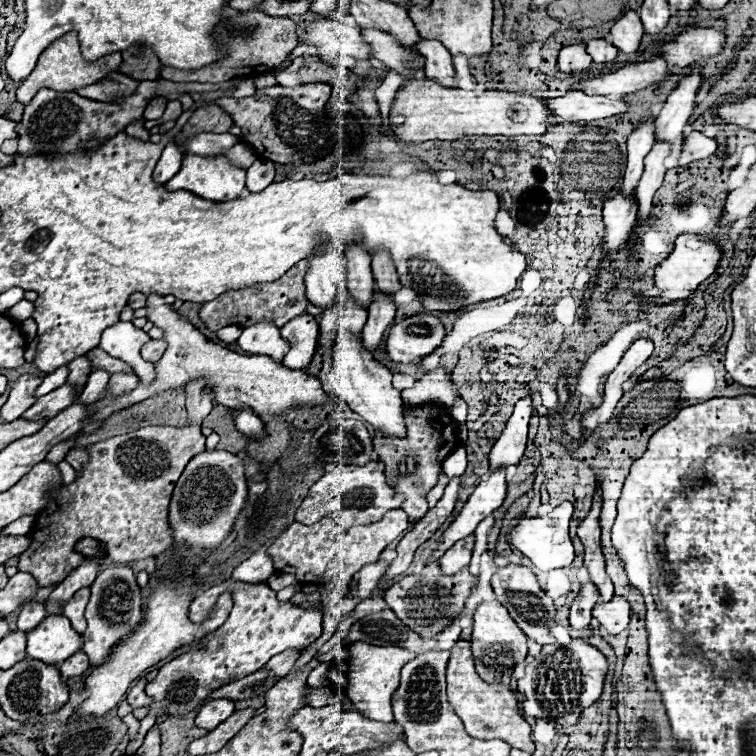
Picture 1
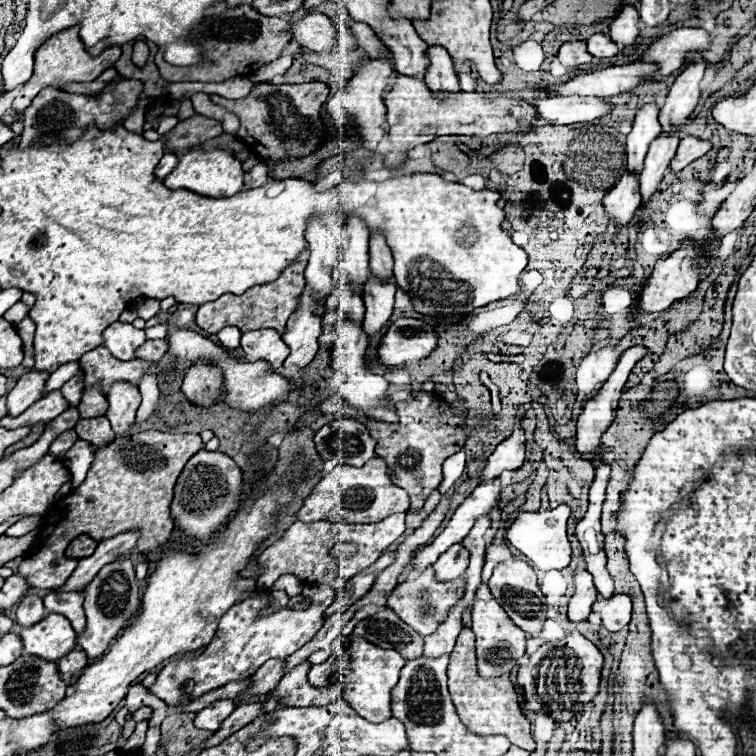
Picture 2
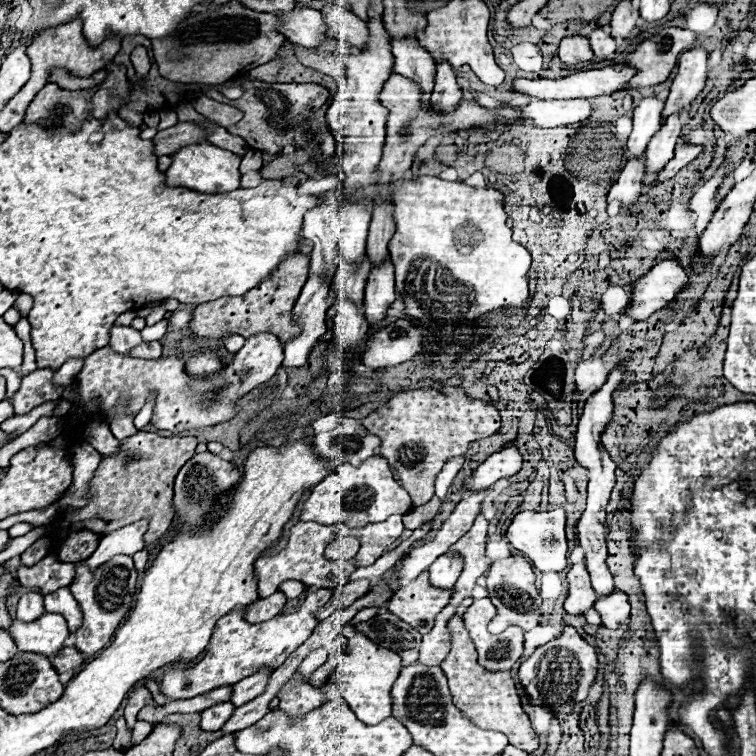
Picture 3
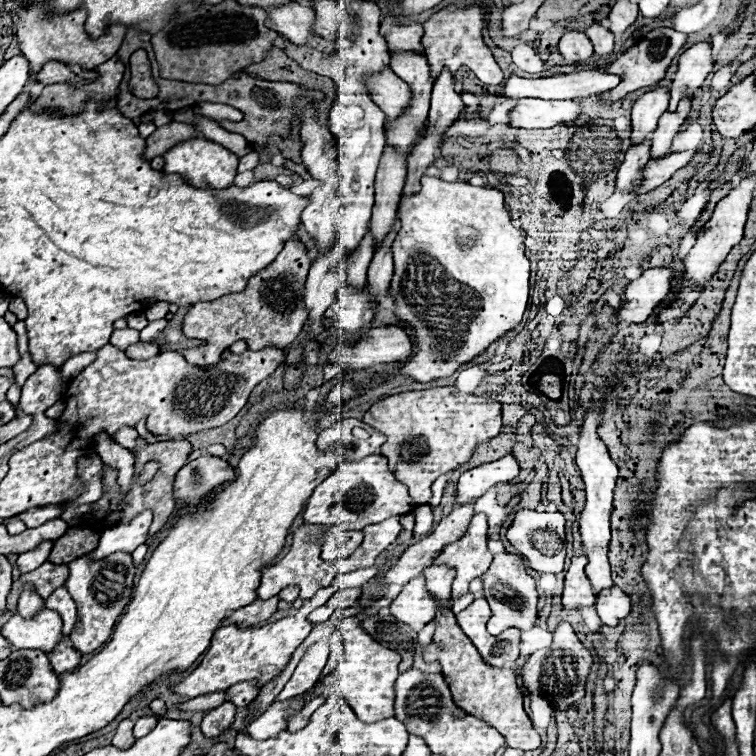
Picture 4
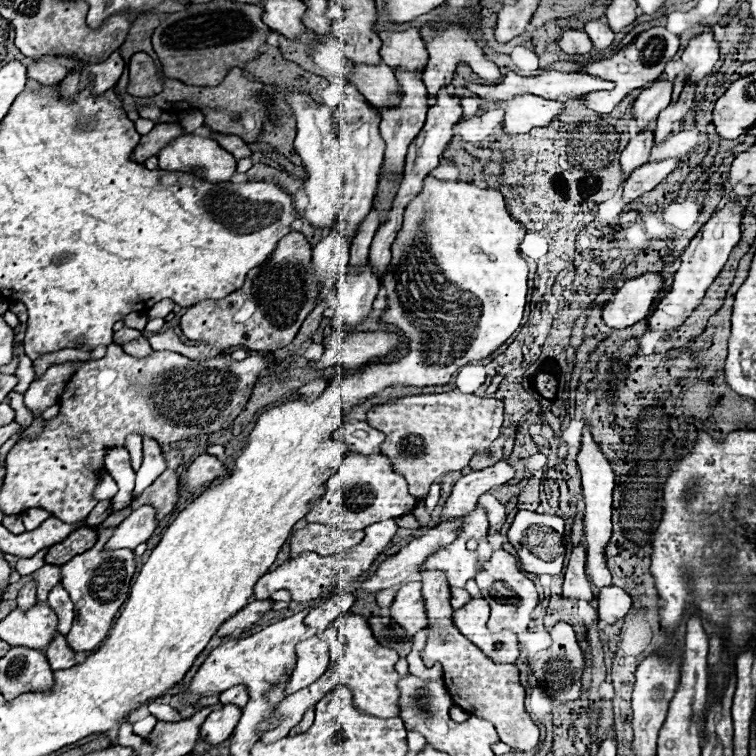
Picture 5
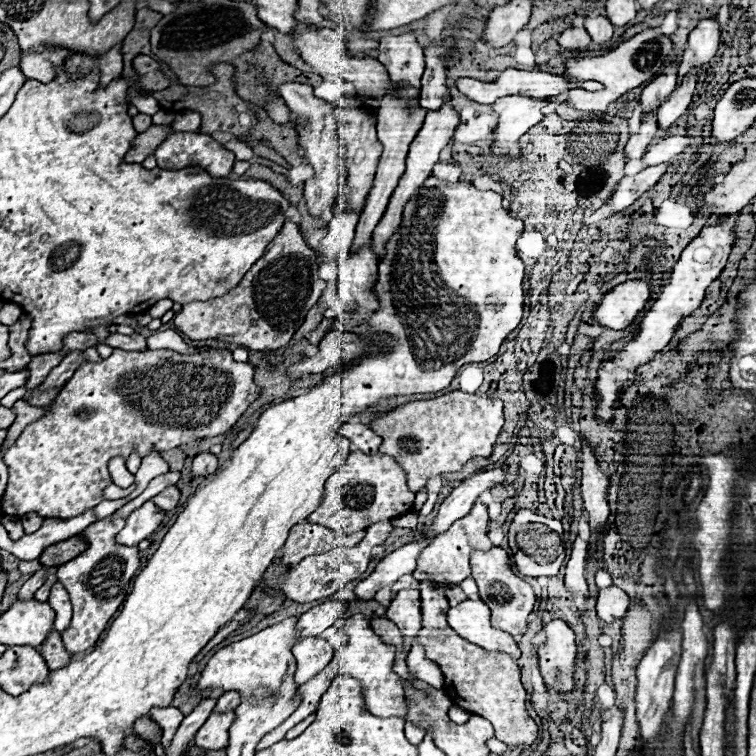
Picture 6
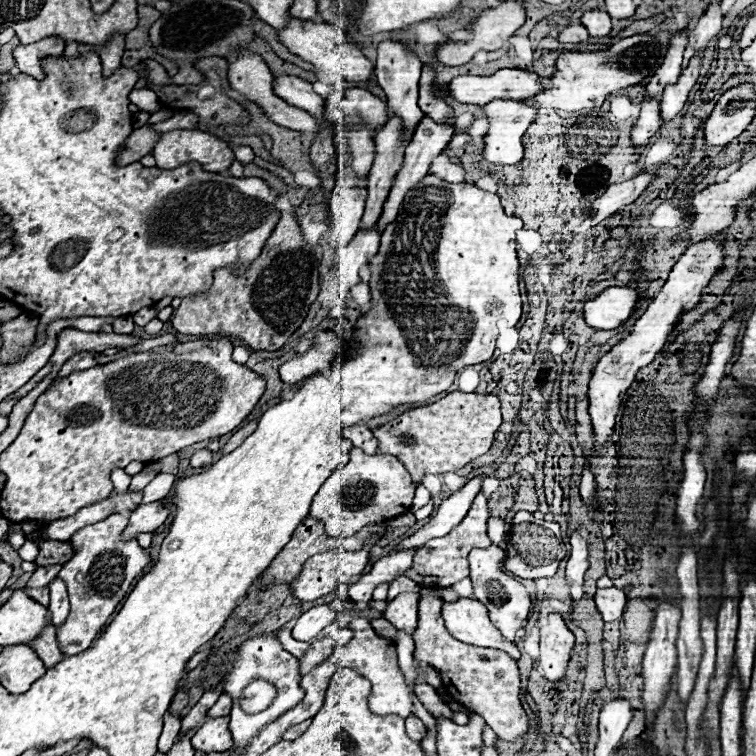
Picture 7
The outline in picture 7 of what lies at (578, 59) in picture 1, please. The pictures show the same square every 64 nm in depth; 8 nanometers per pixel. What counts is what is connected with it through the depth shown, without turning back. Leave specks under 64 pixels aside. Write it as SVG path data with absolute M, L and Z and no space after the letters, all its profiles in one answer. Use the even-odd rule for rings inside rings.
M570 24L568 28L564 28L558 36L560 44L584 44L588 40L588 32L582 24Z

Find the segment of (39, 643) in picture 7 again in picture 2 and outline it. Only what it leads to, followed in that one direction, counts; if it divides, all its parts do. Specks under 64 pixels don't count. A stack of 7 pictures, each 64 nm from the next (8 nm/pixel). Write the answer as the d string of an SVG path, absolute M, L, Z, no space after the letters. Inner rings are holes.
M72 650L72 654L58 660L58 670L62 674L76 674L86 666L88 666L88 658L86 658L86 654L82 650Z

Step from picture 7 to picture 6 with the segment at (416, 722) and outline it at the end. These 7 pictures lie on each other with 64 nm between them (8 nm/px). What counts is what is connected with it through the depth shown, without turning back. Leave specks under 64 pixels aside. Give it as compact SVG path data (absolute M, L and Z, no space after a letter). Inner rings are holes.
M406 722L406 738L408 738L414 746L418 746L418 744L424 740L424 730L418 728L418 726L414 726L414 724L410 724L410 722Z

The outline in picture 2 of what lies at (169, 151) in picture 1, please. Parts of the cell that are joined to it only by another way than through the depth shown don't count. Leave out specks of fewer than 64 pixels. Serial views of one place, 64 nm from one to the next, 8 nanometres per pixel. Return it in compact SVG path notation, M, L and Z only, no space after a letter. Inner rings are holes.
M164 156L164 158L160 160L160 164L156 166L154 176L160 178L160 180L164 180L176 166L178 166L178 156Z

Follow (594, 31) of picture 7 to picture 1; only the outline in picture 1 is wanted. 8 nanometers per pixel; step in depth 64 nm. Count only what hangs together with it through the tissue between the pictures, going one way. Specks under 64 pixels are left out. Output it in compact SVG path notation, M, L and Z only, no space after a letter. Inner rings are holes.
M598 38L598 40L590 40L590 42L586 44L586 52L592 56L592 60L594 60L596 64L606 64L606 62L614 62L614 60L616 60L618 48L612 46L608 40Z

